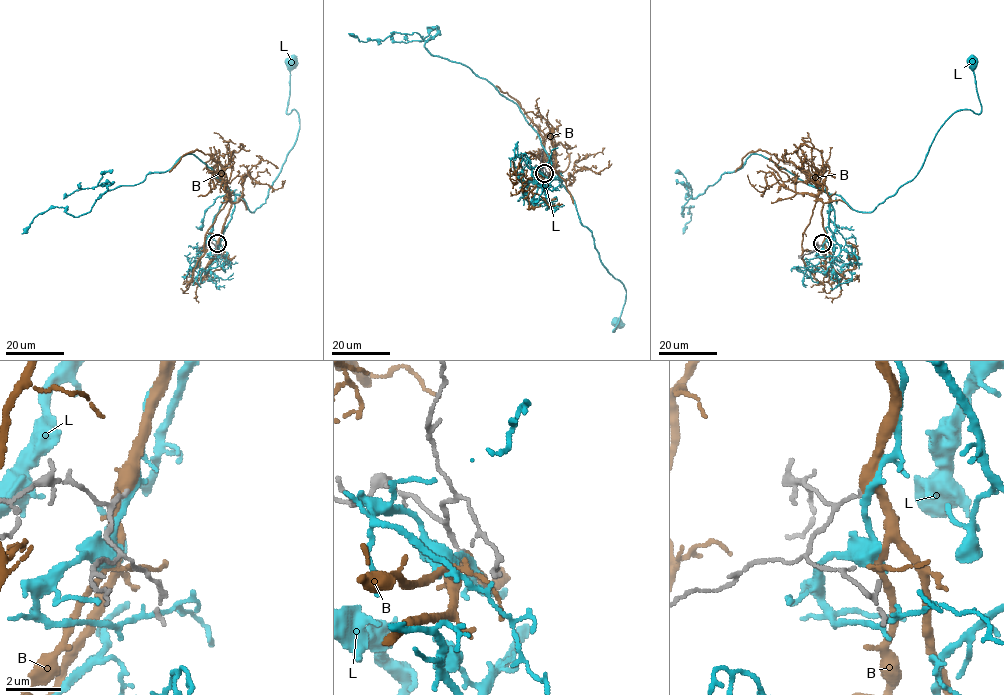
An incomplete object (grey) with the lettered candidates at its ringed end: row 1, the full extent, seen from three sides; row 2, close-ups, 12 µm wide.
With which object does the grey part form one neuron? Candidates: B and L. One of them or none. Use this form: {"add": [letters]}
{"add": ["B"]}

